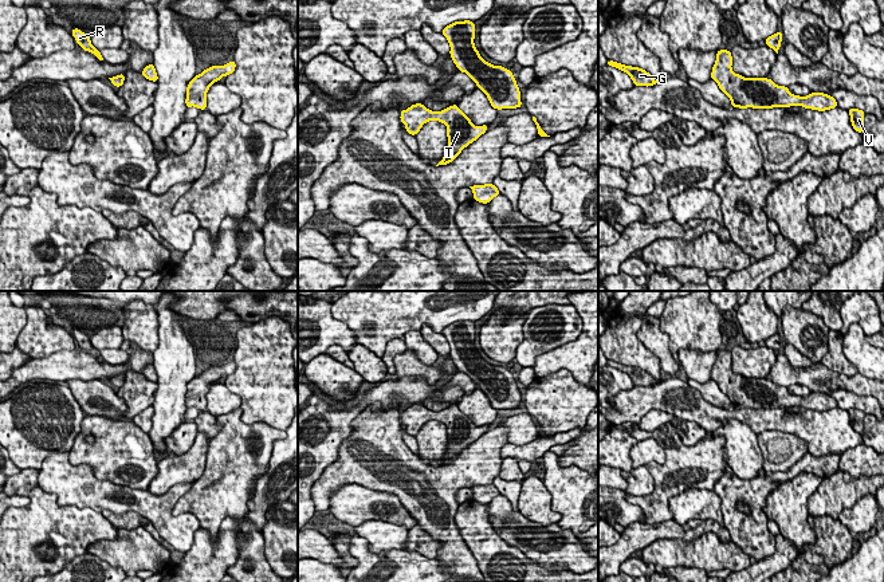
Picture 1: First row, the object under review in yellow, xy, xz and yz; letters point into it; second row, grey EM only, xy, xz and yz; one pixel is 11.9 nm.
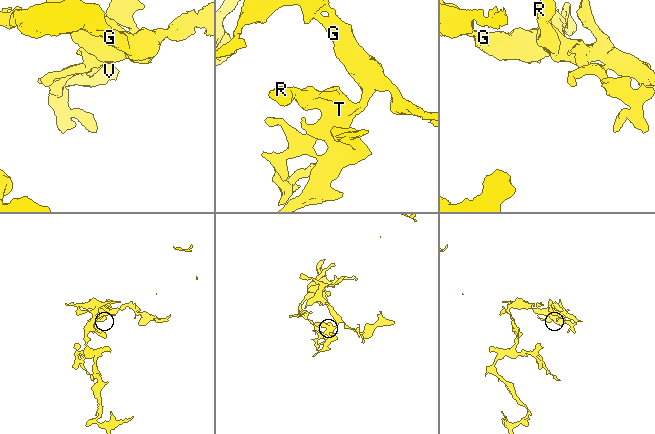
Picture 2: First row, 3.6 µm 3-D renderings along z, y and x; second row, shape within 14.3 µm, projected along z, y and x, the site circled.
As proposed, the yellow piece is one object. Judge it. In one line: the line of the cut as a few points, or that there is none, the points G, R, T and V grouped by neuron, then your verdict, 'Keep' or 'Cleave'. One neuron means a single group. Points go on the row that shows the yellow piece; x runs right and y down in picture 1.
No split. Groups: G R T V. Keep

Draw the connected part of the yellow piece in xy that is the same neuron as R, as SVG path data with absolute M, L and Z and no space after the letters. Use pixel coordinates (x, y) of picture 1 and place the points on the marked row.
M74 28L71 35L75 38L82 50L94 54L99 62L105 60L101 52L91 44L91 39L85 32L82 32L79 28Z

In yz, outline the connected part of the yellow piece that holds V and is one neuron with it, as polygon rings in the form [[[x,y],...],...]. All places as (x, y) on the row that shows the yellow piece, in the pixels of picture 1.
[[[848,109],[850,115],[850,123],[857,133],[863,133],[864,130],[864,115],[865,113],[860,109]]]

